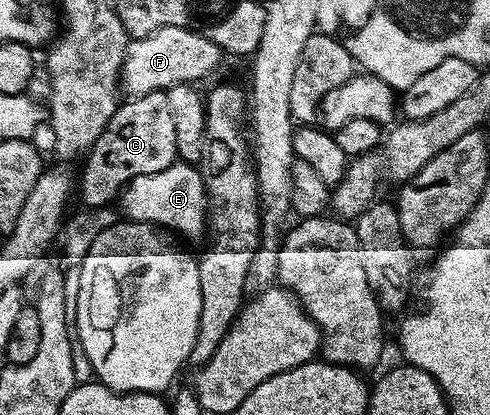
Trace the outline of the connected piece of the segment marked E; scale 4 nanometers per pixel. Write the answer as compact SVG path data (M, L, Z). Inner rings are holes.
M174 161L159 173L147 173L131 180L119 196L119 211L126 220L156 225L170 232L178 231L189 239L197 239L207 231L207 196L201 172L192 163Z

